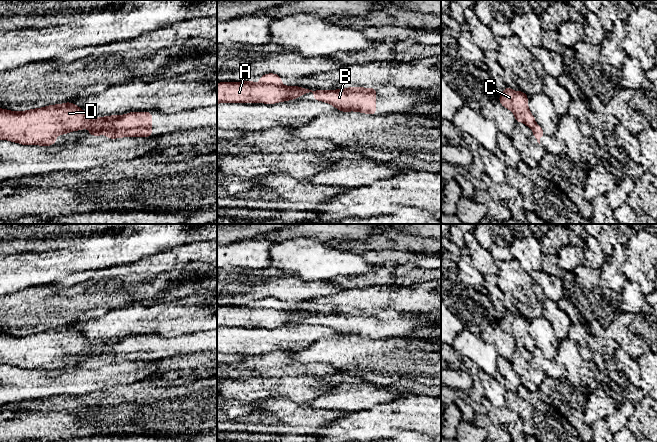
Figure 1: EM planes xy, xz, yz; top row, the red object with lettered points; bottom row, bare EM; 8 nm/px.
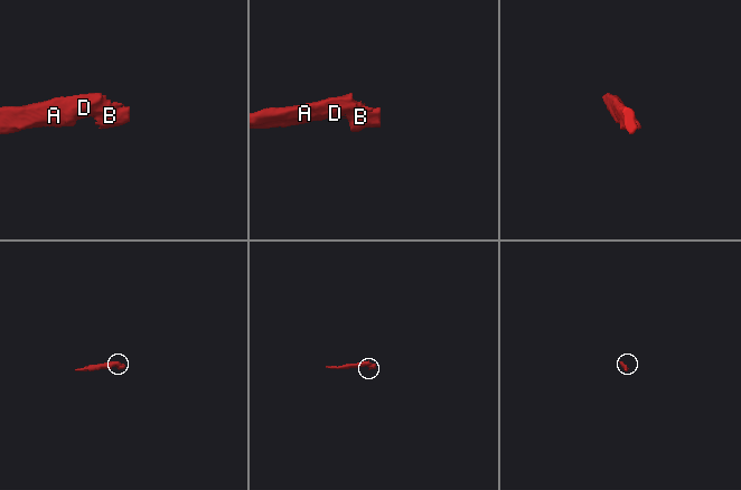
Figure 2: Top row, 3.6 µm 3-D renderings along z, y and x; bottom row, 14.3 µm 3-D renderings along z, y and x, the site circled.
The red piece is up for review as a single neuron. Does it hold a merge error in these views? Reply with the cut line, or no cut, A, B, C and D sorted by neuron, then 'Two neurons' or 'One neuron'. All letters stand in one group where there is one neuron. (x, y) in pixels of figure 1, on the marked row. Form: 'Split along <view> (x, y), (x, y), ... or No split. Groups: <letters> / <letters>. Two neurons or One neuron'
Split along xy (122, 115), (106, 124), (90, 126), (88, 128). Groups: A C D / B. Two neurons

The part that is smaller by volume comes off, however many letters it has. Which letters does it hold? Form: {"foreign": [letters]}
{"foreign": ["B"]}

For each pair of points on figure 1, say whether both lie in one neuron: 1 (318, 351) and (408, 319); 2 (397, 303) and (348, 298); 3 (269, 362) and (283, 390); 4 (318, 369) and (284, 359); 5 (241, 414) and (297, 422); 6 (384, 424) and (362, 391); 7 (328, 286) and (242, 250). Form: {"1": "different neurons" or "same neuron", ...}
{"1": "different neurons", "2": "same neuron", "3": "different neurons", "4": "same neuron", "5": "same neuron", "6": "different neurons", "7": "different neurons"}

